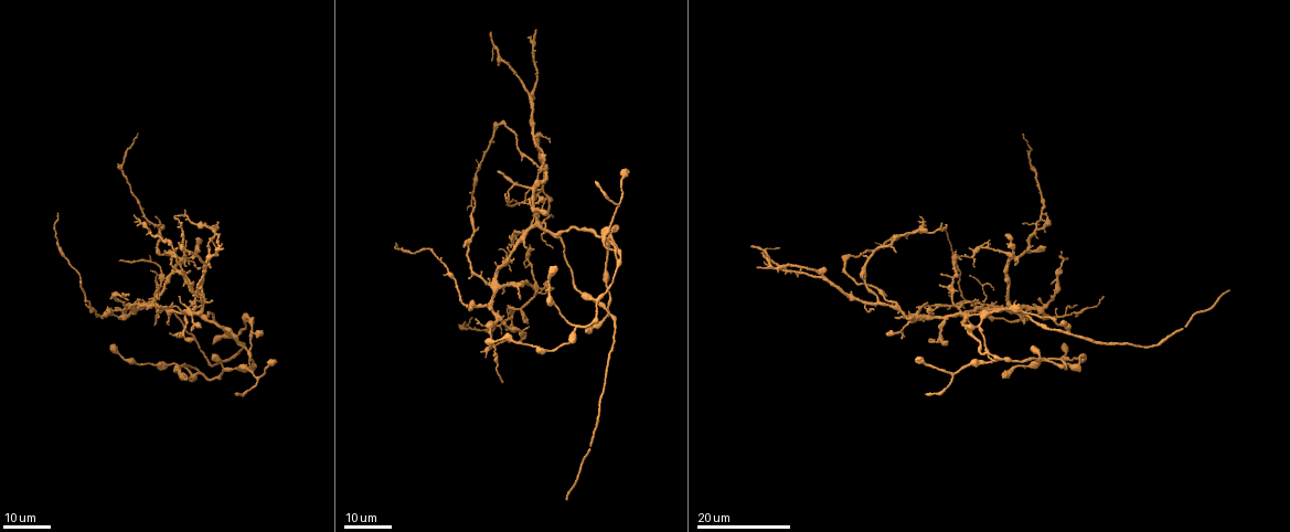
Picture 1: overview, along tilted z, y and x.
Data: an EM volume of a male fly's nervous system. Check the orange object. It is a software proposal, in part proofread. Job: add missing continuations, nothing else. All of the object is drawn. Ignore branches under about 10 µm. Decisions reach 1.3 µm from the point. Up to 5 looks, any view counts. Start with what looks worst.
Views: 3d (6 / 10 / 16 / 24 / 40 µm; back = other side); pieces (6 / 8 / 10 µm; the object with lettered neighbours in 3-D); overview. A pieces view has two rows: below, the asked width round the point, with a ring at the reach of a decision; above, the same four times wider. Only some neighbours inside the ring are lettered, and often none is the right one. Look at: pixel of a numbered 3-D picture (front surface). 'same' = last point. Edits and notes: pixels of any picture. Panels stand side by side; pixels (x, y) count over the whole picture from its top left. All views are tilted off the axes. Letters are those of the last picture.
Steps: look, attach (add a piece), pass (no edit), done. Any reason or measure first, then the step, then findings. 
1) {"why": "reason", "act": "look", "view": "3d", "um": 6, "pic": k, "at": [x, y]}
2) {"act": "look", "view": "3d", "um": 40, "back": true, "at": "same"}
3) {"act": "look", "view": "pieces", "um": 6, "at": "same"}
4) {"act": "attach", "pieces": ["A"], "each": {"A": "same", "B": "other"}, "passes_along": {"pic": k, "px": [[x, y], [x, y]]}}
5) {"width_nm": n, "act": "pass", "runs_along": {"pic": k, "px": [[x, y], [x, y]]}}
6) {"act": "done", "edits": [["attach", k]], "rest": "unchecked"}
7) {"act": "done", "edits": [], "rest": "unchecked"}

{"why": "an open end", "act": "look", "view": "3d", "um": 24, "pic": 1, "at": [1230, 291]}

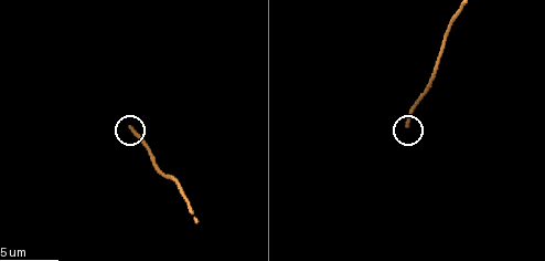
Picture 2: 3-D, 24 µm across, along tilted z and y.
{"act": "look", "view": "pieces", "um": 8, "pic": 2, "at": [407, 124]}

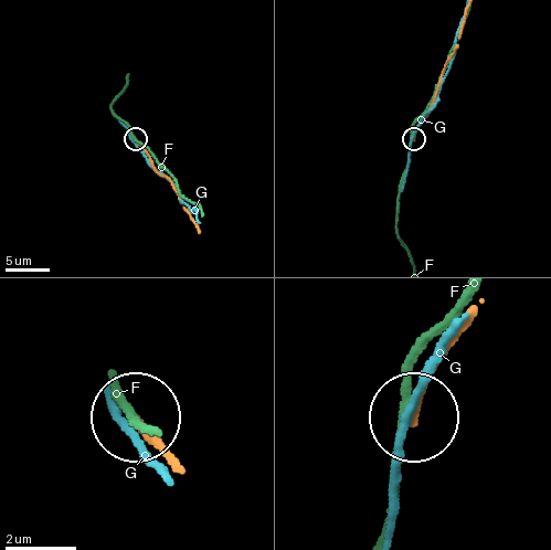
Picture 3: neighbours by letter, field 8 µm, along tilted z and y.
{"act": "pass", "each": {"F": "other", "G": "other"}, "found": "none of them fits"}

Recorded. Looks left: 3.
{"why": "free end", "act": "look", "view": "3d", "um": 24, "pic": 1, "at": [764, 254]}

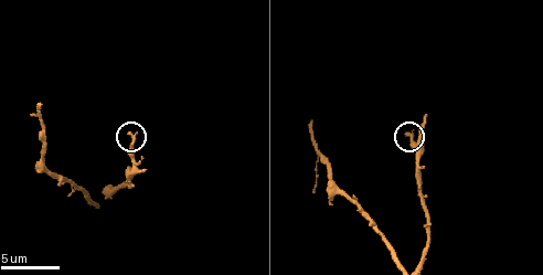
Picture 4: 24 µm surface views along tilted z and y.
{"act": "look", "view": "pieces", "um": 8, "pic": 4, "at": [131, 136]}

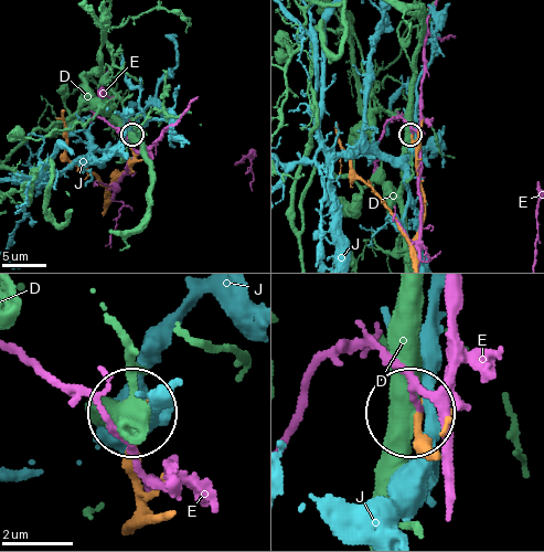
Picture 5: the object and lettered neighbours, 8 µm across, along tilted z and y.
{"act": "pass", "each": {"D": "other", "E": "other", "J": "other"}, "runs_along": {"pic": 5, "px": [[413, 254], [425, 198], [417, 147], [411, 135]]}, "found": "none of them fits"}

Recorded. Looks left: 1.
{"act": "done", "edits": [], "rest": "unchecked"}

